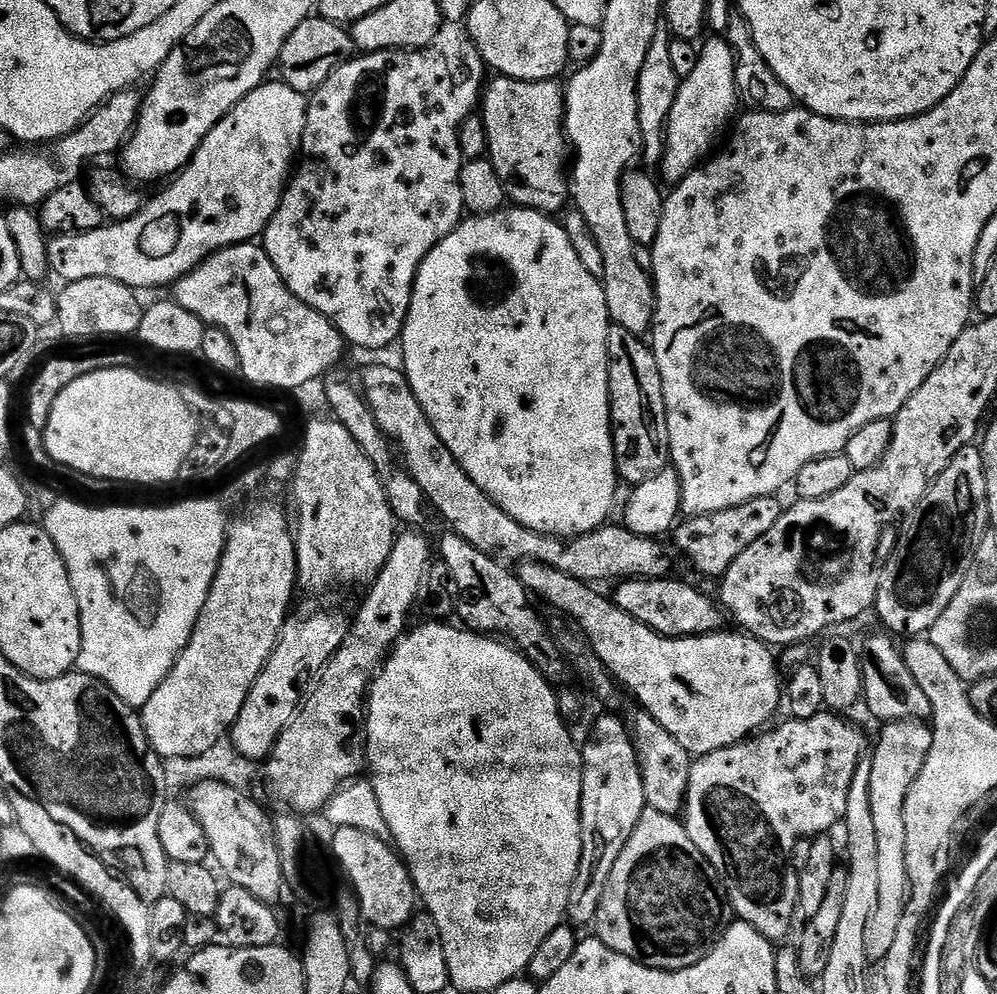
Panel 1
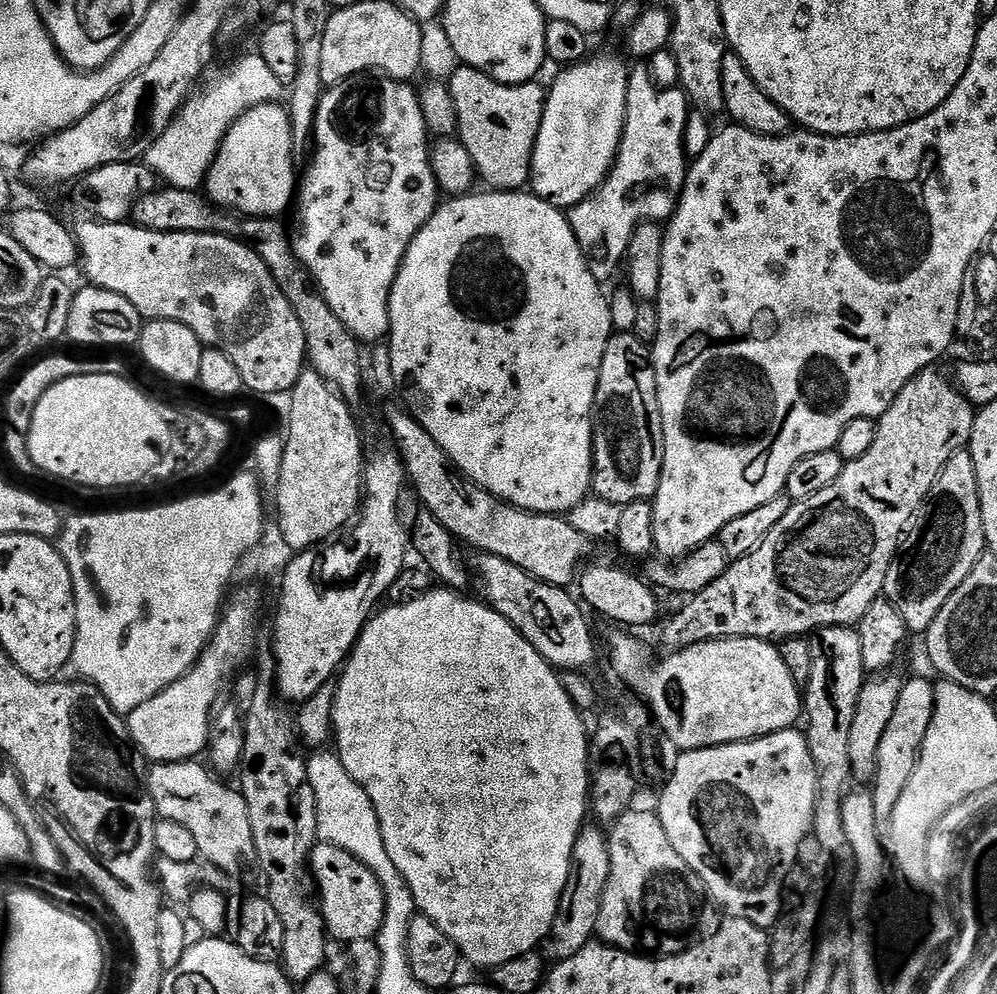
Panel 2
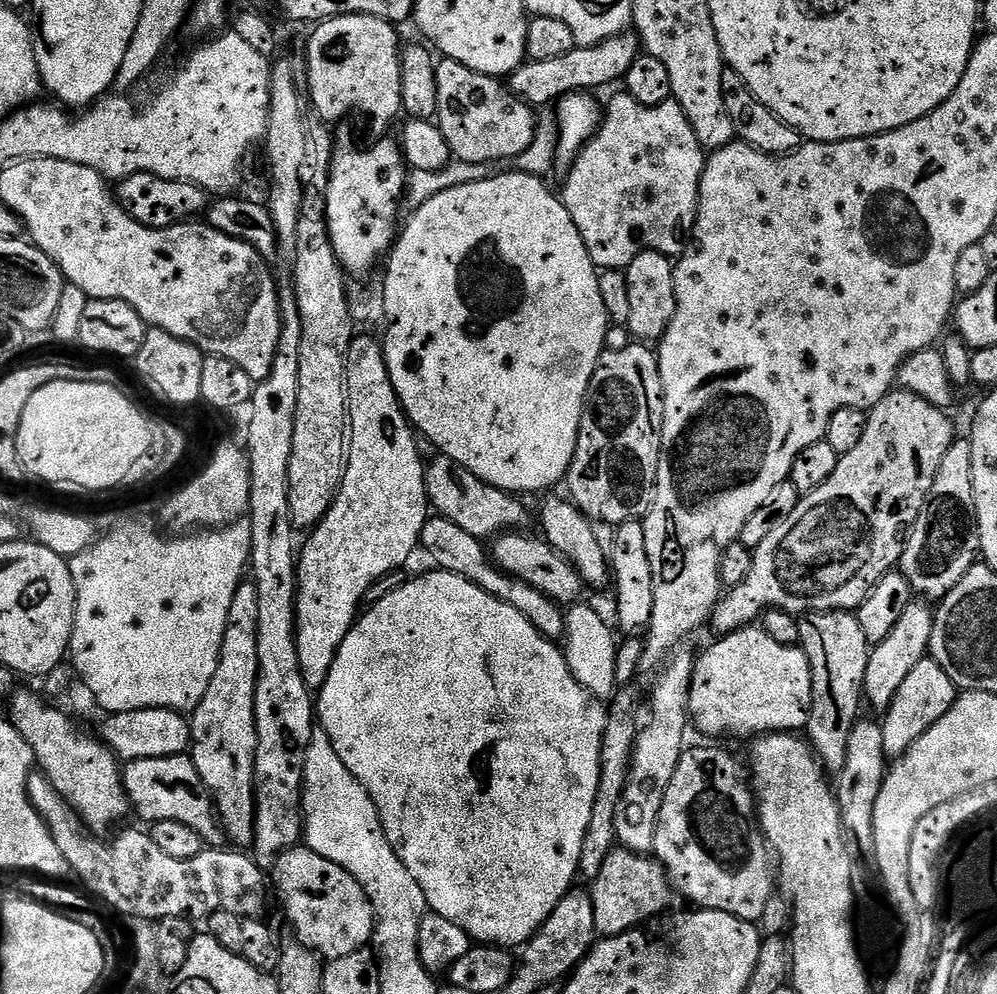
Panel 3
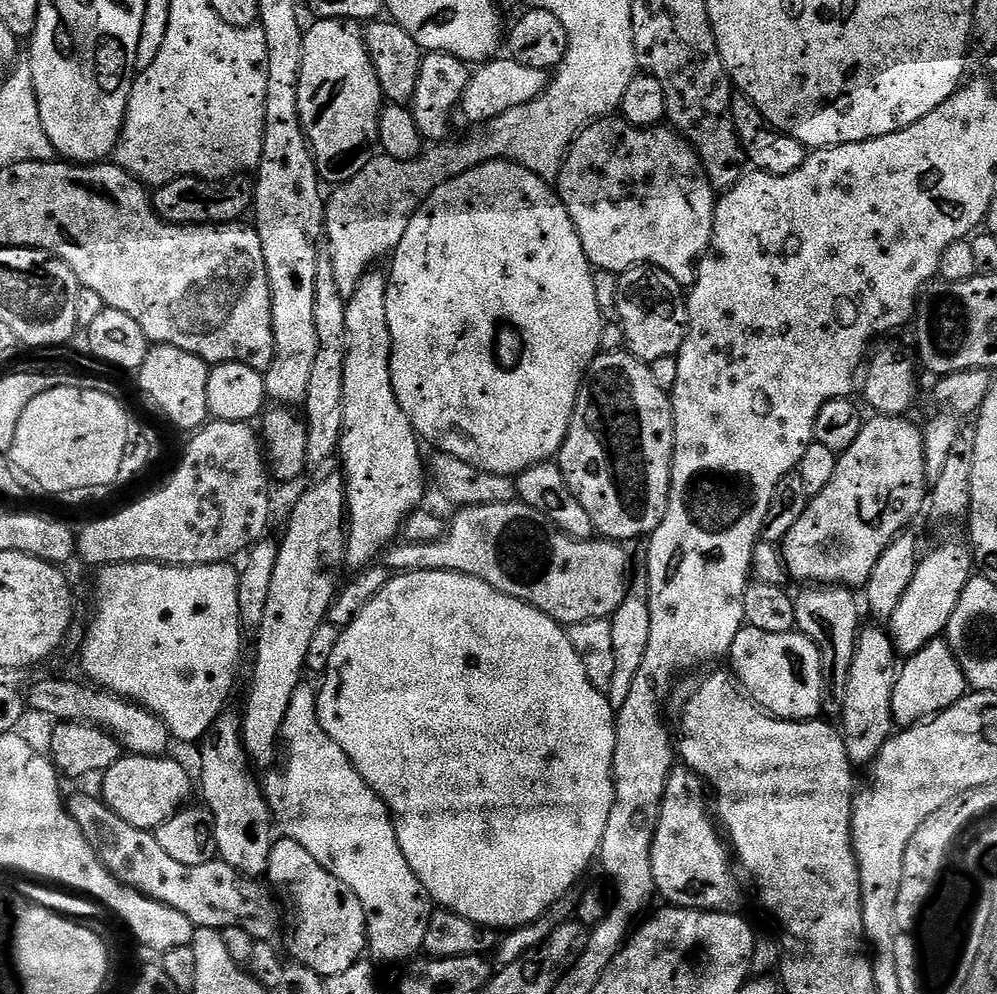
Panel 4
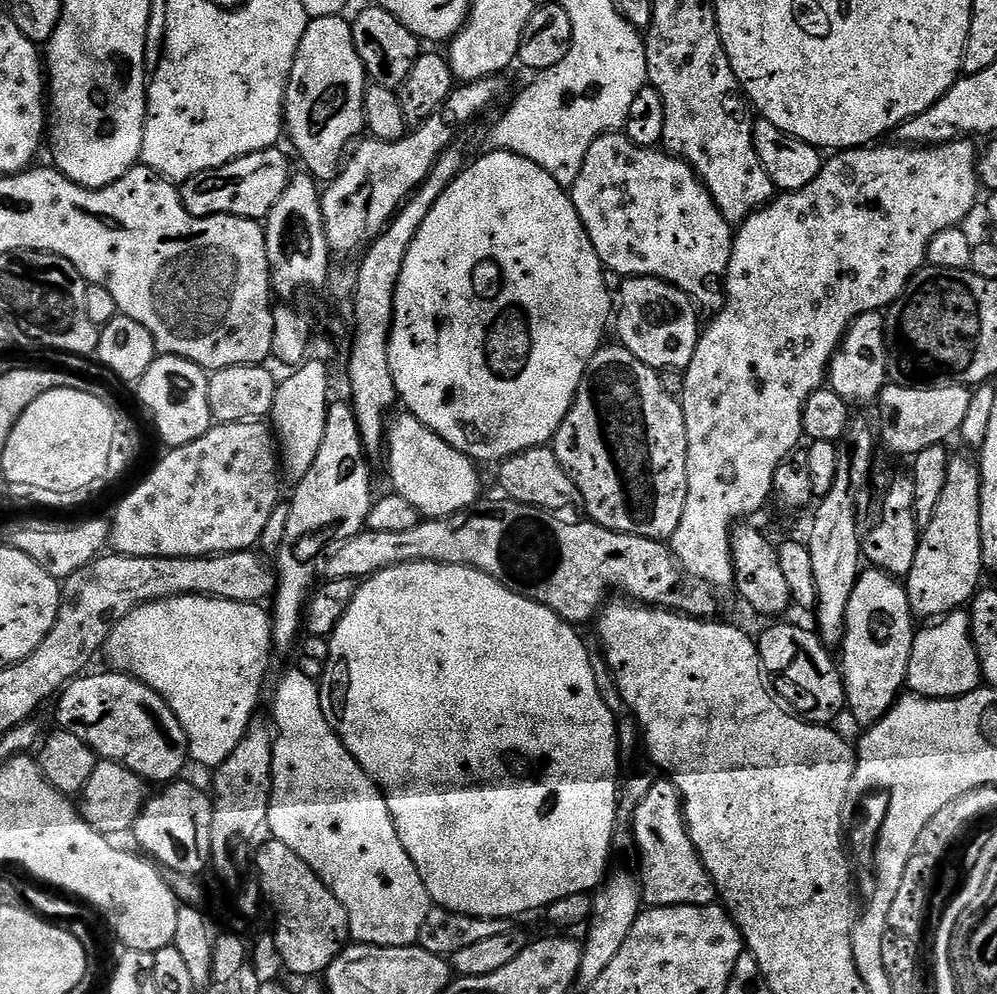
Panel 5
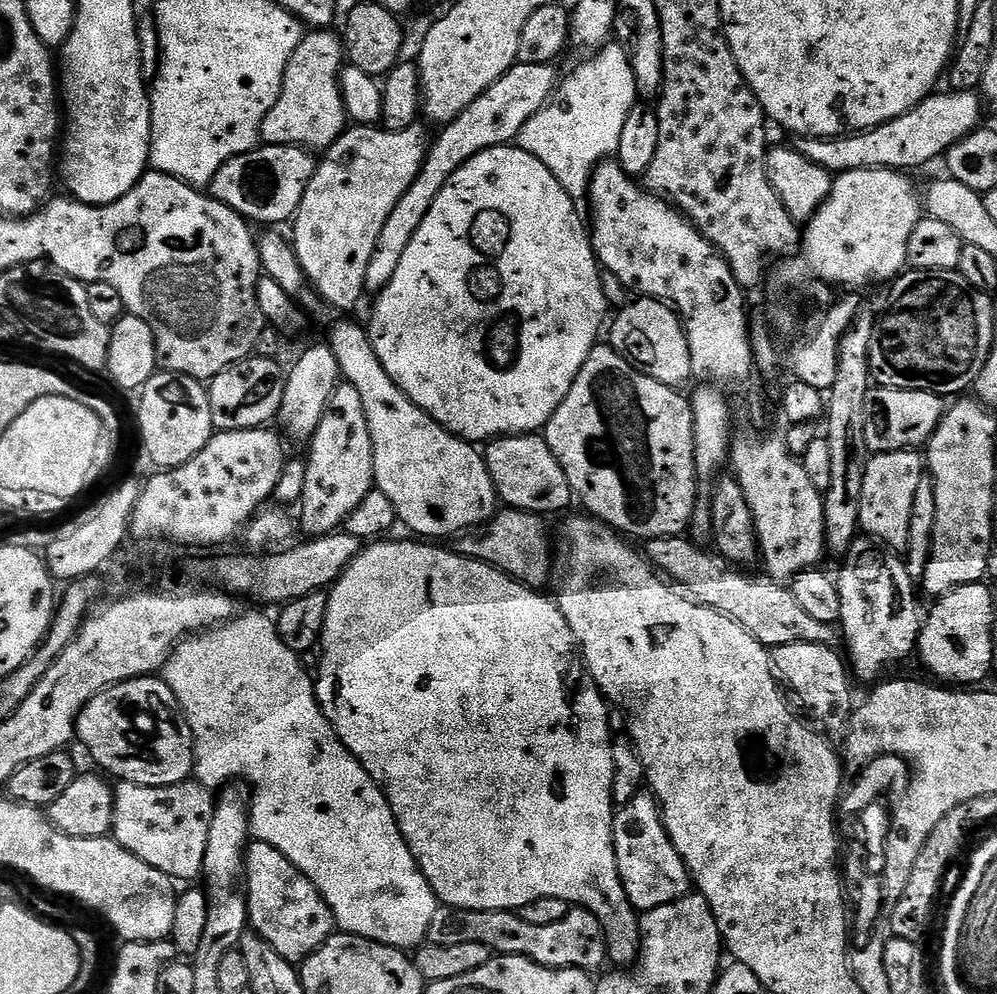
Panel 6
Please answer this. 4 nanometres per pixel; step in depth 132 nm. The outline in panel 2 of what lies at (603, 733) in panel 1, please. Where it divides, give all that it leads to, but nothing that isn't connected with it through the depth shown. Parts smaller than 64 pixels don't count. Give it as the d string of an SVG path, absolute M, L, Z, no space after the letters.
M585 827L574 842L570 874L566 878L566 886L554 914L550 938L542 945L543 955L549 961L559 962L578 954L578 950L582 950L582 946L586 946L593 939L596 931L600 895L604 892L609 874L608 836L600 833L599 827L596 828Z

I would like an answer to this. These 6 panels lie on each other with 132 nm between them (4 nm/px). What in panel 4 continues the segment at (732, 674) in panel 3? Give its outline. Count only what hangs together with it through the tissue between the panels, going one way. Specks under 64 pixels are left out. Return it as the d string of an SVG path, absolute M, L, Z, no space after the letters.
M745 626L734 638L731 660L731 671L748 683L747 695L765 712L780 720L814 720L824 712L826 685L820 651L803 632L770 634Z

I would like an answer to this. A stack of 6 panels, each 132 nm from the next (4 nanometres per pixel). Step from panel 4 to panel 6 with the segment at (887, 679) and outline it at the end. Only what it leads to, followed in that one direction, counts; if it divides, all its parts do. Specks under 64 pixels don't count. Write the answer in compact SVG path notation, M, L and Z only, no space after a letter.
M871 538L856 539L841 564L844 565L838 571L842 594L839 627L852 651L850 668L857 681L876 682L891 664L917 651L922 627L922 612L920 616L920 604L916 601L917 585L908 572L907 563L891 548Z

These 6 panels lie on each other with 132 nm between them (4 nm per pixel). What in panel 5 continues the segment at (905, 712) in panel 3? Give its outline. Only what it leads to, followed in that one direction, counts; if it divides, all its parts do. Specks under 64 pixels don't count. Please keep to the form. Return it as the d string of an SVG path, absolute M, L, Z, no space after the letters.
M967 611L949 612L929 628L921 627L914 638L906 688L927 700L953 700L981 687L980 659L972 641L972 618Z

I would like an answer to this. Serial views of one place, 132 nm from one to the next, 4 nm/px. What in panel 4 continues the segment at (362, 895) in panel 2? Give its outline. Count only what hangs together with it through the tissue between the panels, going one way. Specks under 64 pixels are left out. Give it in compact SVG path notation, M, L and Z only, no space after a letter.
M280 838L273 843L266 876L274 885L283 915L288 915L288 952L295 963L305 964L310 970L327 978L348 970L365 955L368 946L368 915L364 913L362 902L358 902L356 895L342 882L338 882L334 874L318 866L318 862L306 854L304 847L298 846L298 842Z

